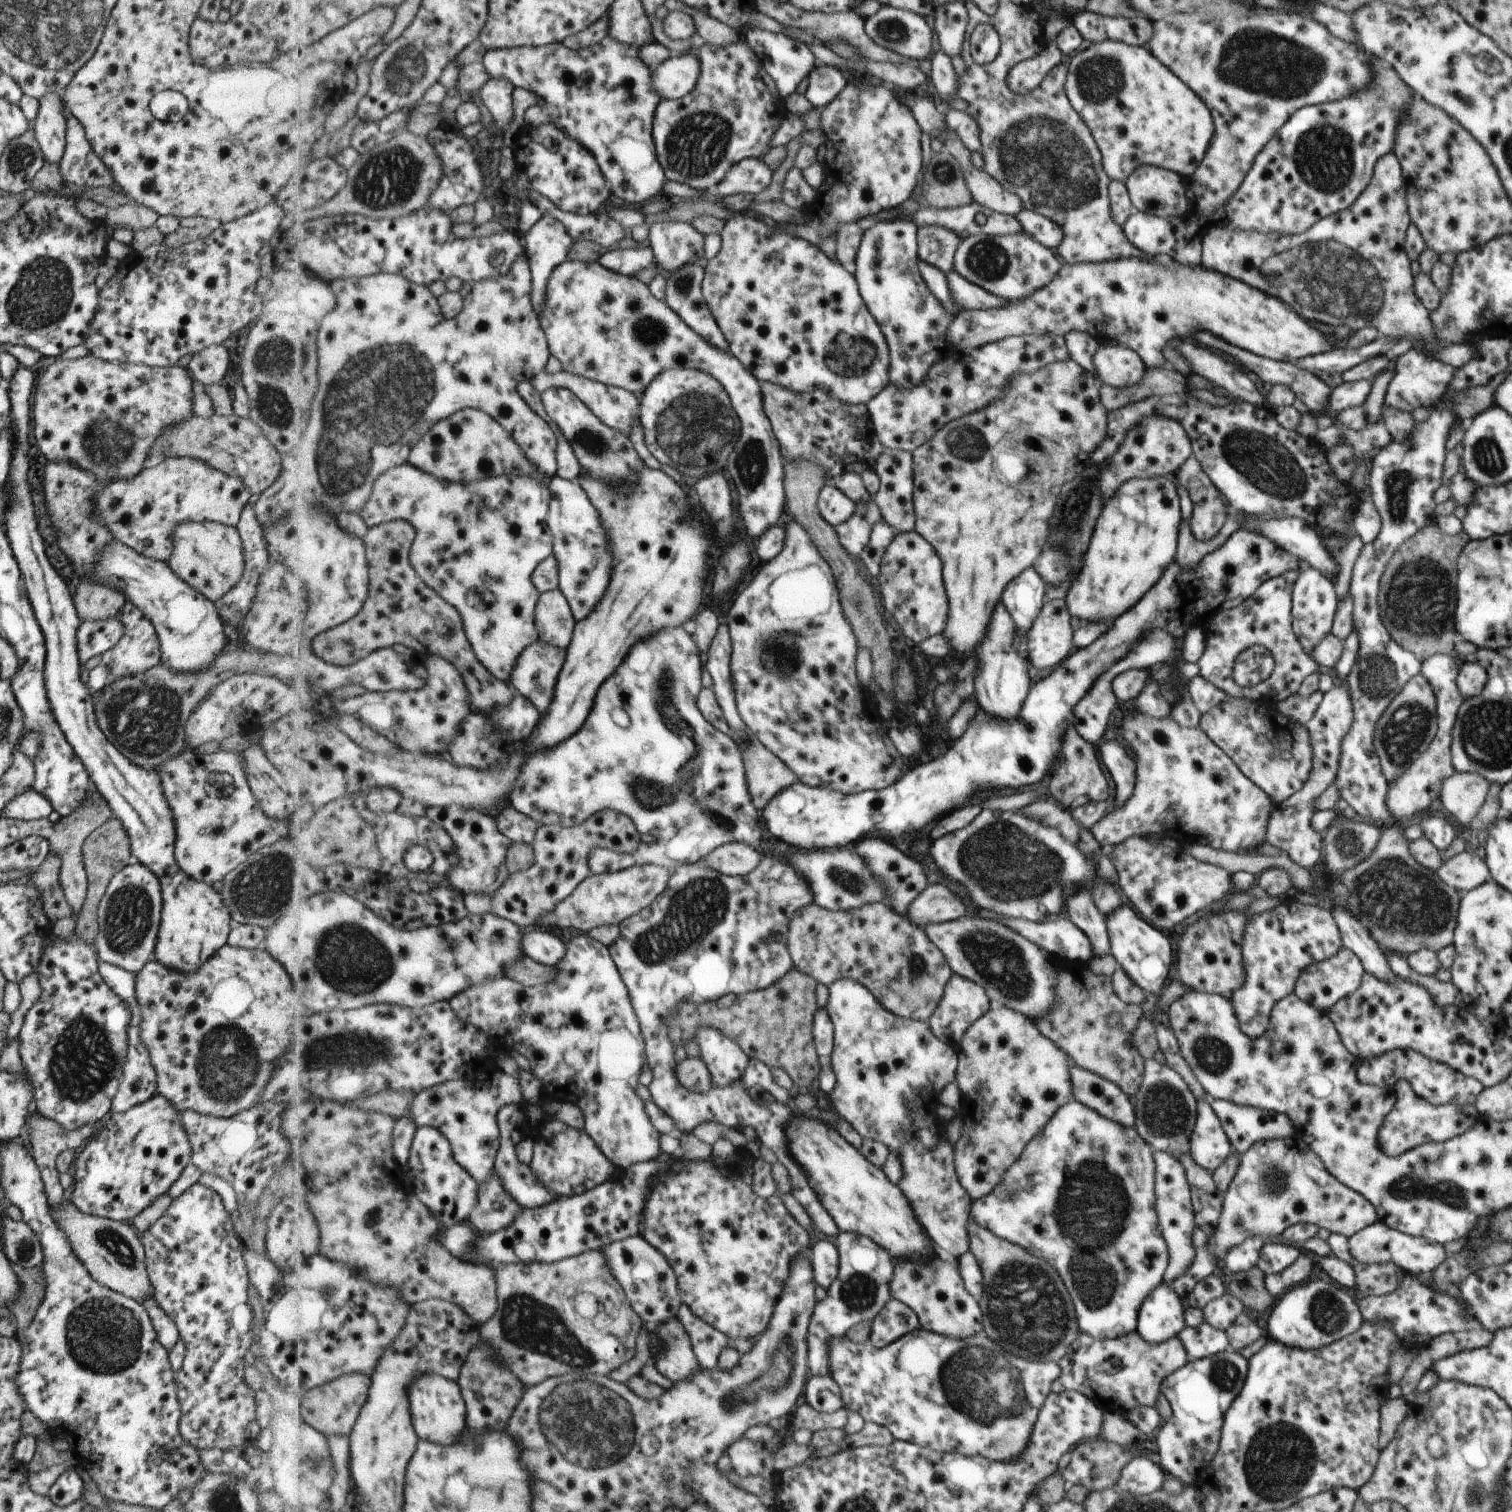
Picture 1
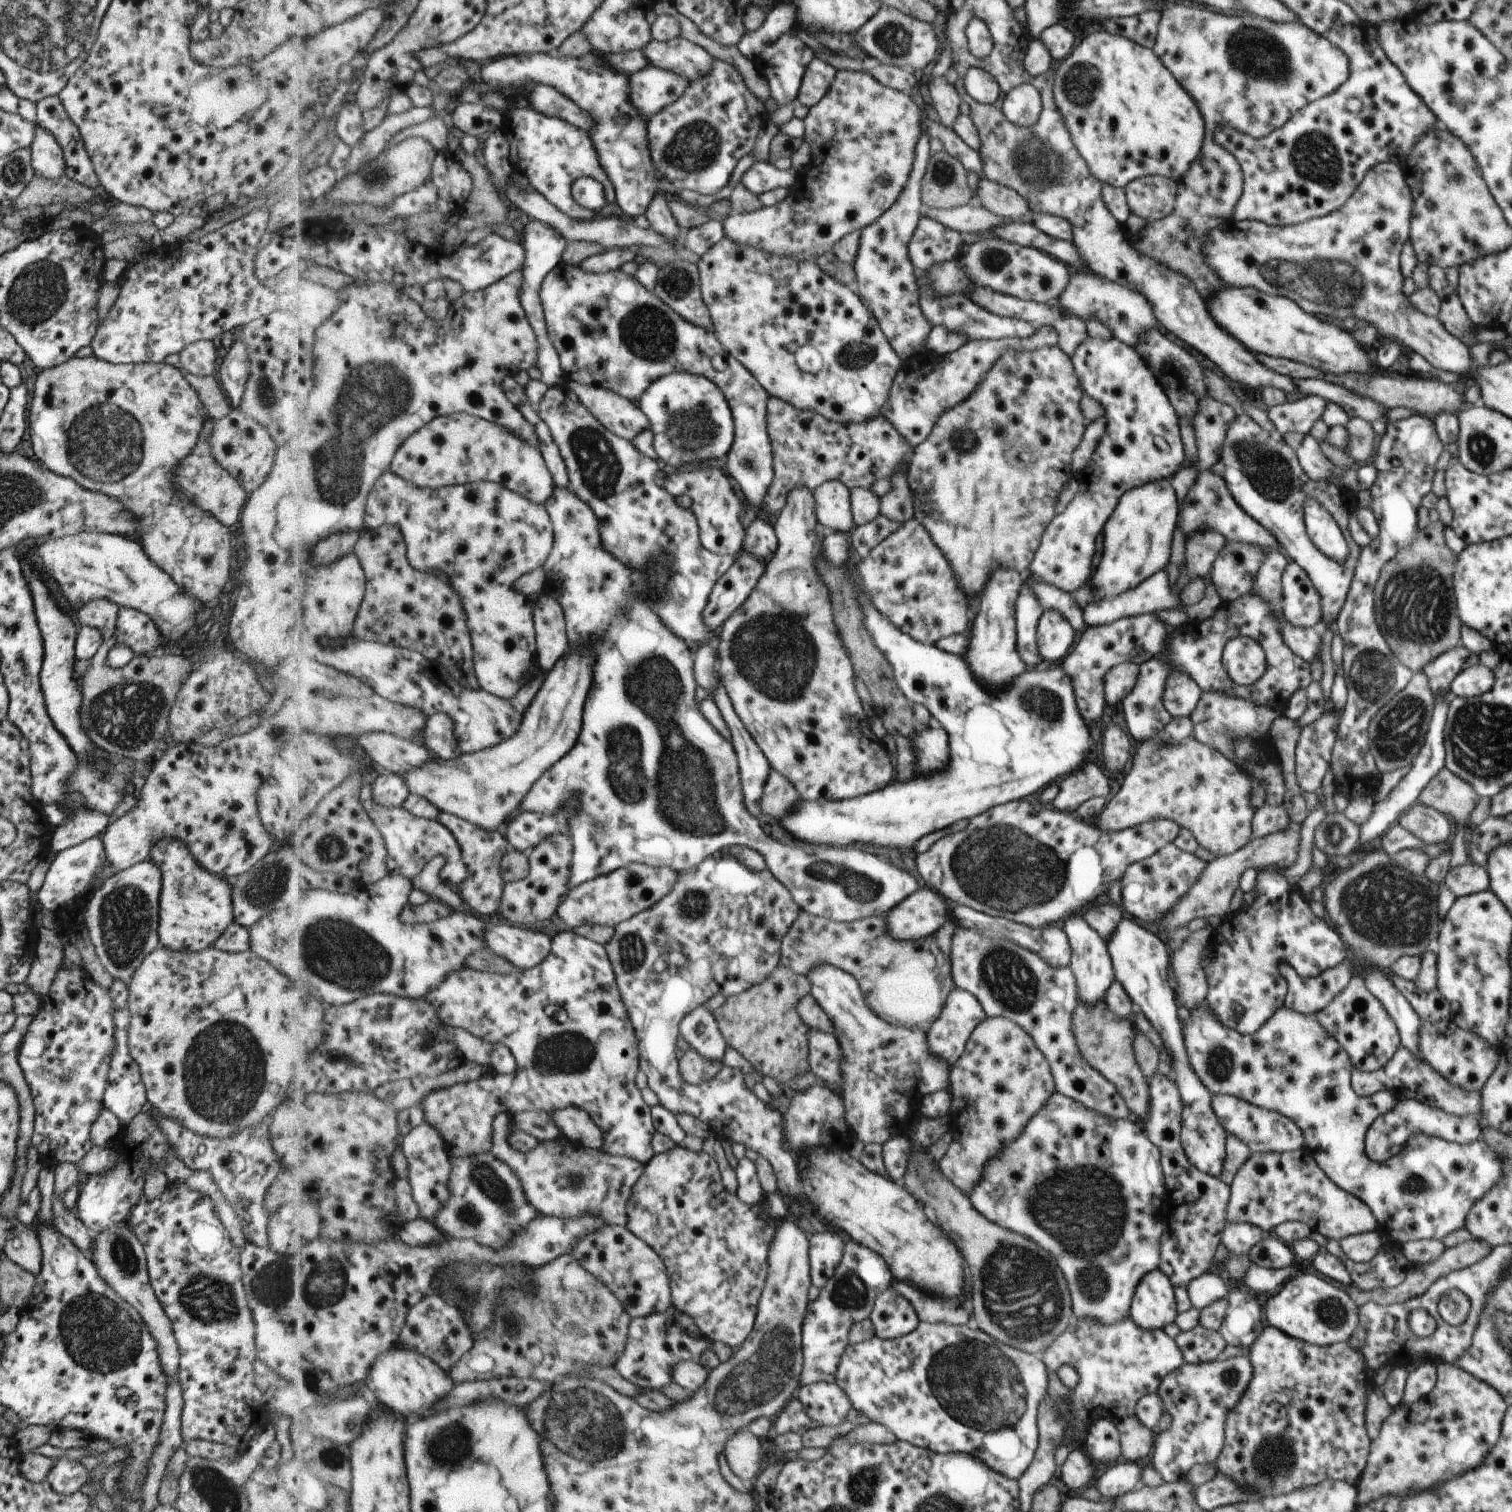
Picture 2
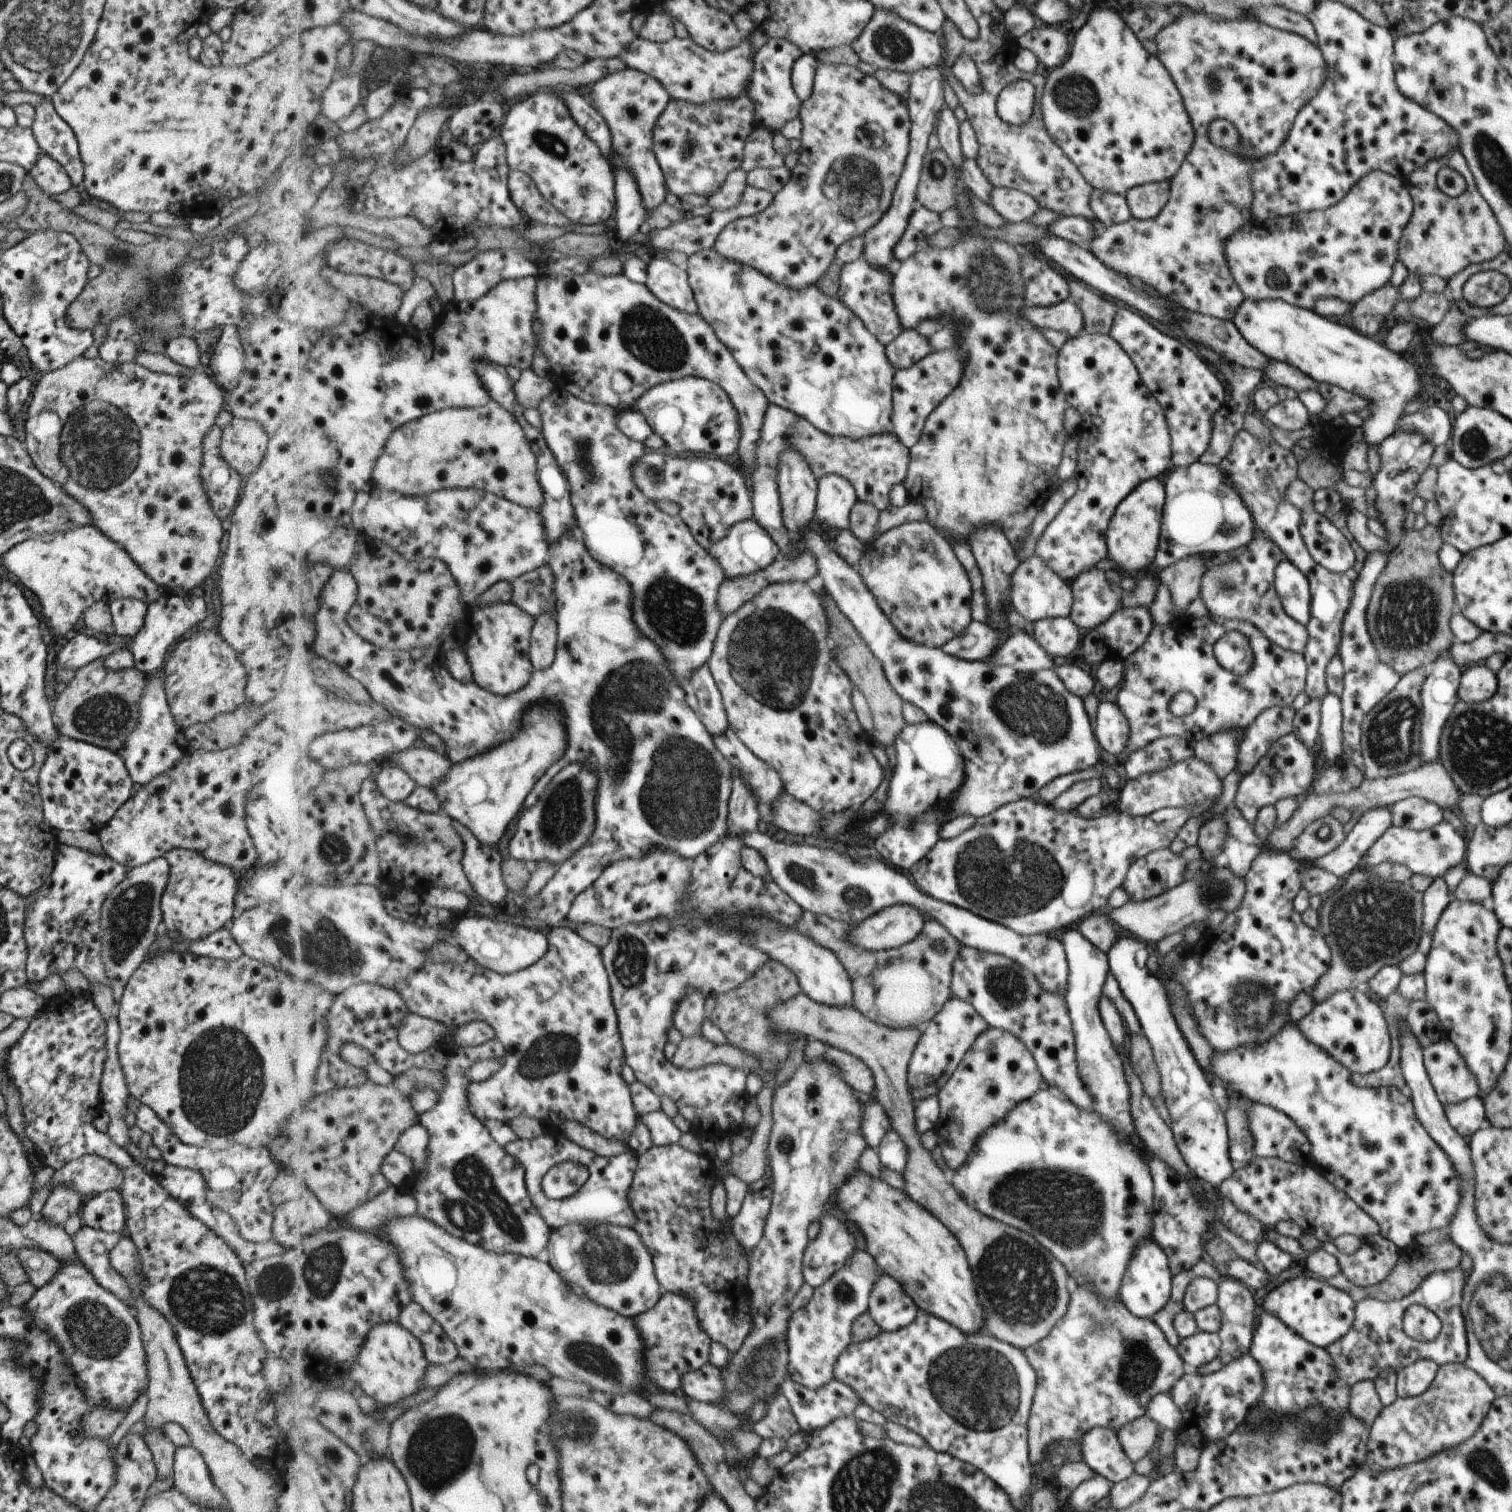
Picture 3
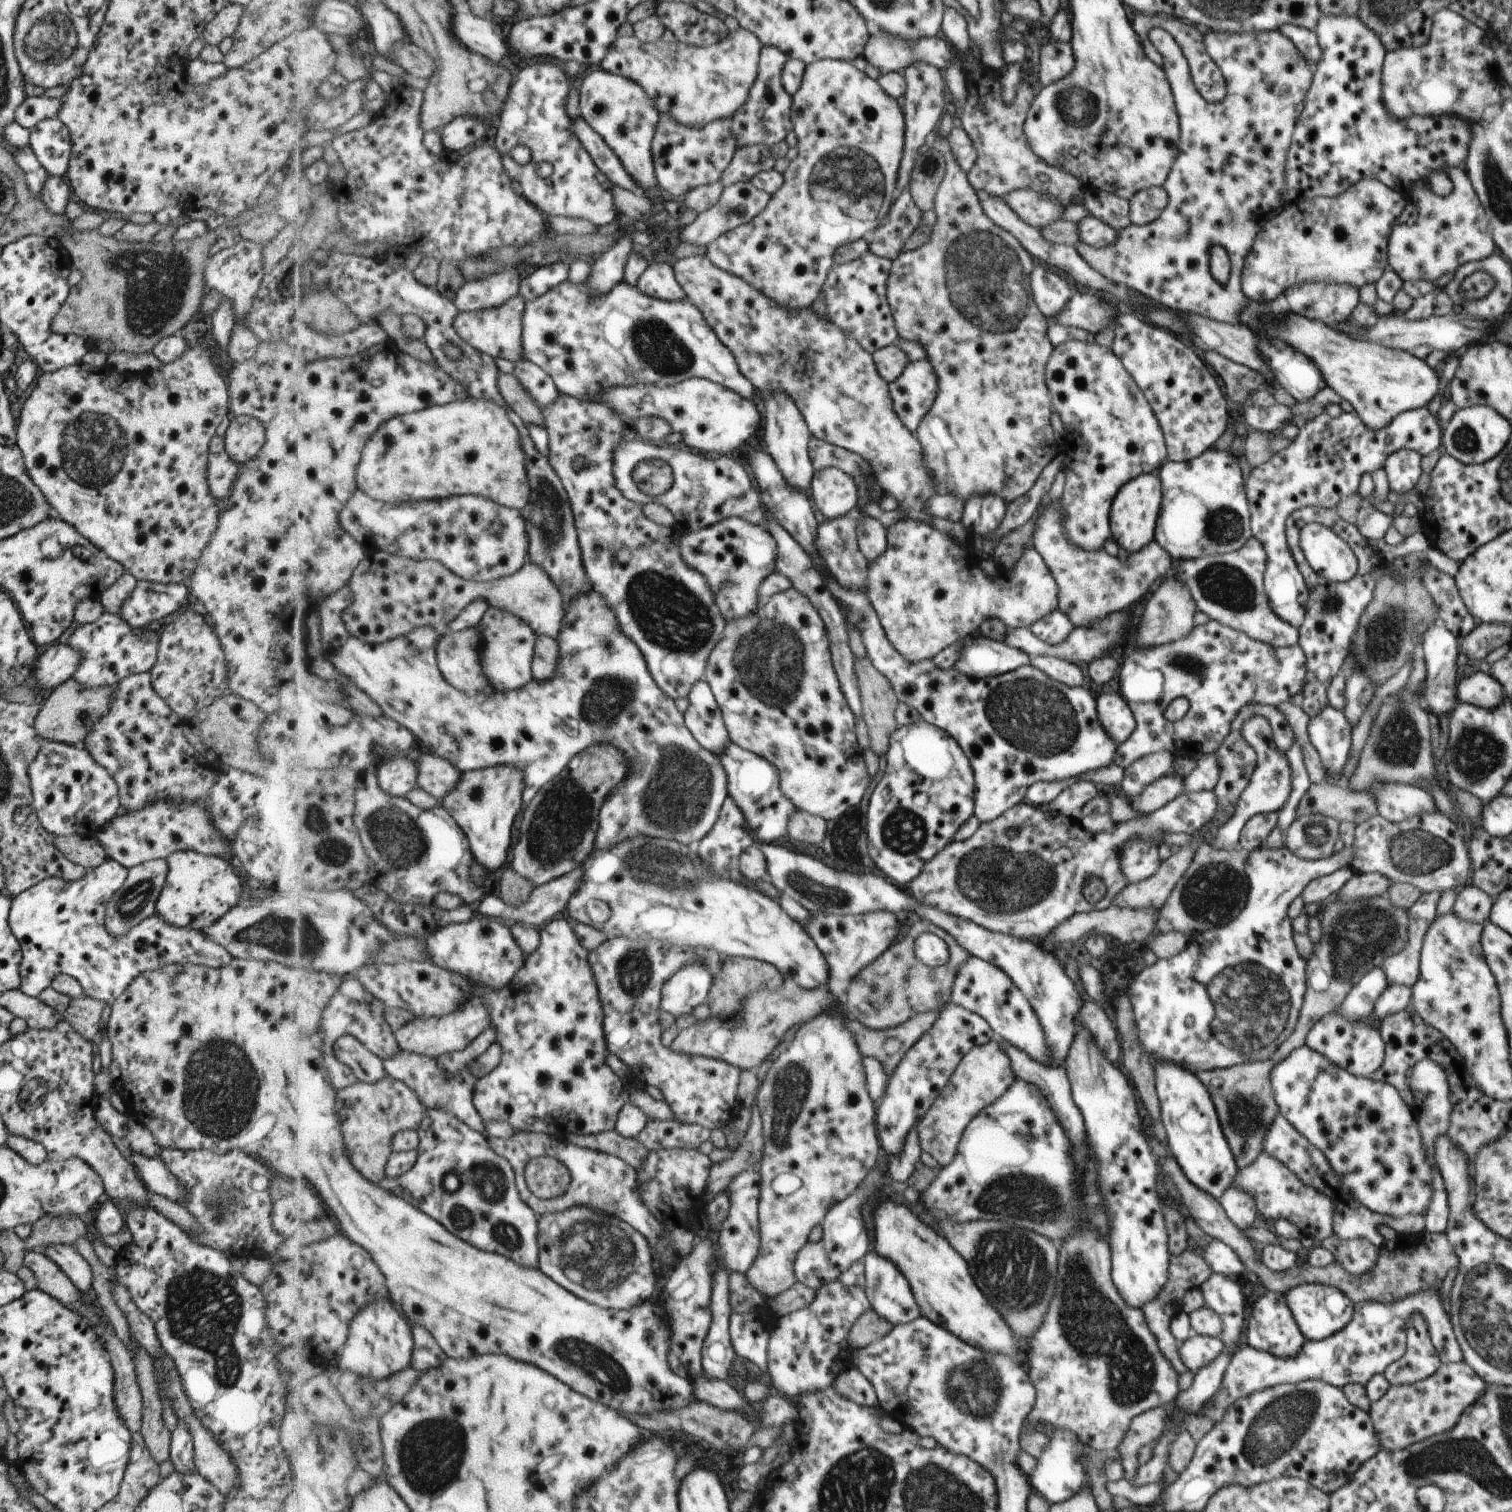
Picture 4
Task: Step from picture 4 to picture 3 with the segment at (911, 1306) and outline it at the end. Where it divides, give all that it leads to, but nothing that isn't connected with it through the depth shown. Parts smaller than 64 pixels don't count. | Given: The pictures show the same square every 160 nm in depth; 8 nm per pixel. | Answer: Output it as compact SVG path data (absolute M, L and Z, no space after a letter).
M883 1273L870 1296L869 1312L883 1331L900 1331L915 1322L920 1308L904 1286Z

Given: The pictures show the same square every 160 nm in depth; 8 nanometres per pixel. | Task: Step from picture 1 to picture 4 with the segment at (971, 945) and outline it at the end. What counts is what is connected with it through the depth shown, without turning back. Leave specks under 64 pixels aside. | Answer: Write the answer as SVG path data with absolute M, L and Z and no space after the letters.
M969 956L969 959L958 970L956 983L952 990L951 1002L961 1005L969 1012L977 1013L992 1027L995 1038L1024 1052L1029 1058L1046 1067L1061 1067L1063 1062L1056 1060L1050 1044L1045 1038L1035 1010L1024 993L1016 987L1008 973L1003 972L989 961Z

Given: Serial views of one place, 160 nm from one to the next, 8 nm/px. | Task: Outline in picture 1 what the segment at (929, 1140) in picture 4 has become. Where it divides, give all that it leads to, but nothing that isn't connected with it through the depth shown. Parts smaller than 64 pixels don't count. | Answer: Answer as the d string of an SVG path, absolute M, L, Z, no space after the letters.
M998 1005L992 1006L972 1022L961 1035L959 1044L955 1045L959 1051L956 1081L963 1098L958 1111L963 1124L961 1136L956 1142L955 1164L958 1180L974 1201L988 1195L996 1187L1004 1172L1020 1158L1024 1148L1035 1135L1040 1134L1056 1110L1071 1100L1070 1069L1073 1062L1039 1031L1035 1021L1012 1008Z

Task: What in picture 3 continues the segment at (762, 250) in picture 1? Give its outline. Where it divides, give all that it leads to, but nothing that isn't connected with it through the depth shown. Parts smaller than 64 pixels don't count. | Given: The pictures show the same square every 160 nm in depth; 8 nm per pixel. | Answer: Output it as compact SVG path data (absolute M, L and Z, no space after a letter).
M716 248L707 249L688 257L689 282L695 298L697 299L700 312L705 320L708 321L714 329L716 335L728 346L736 357L737 362L748 373L749 378L768 396L771 403L781 405L783 408L796 412L800 417L806 418L812 422L817 428L830 435L839 435L842 437L851 437L859 440L868 438L871 435L878 435L885 431L893 431L892 416L894 413L894 391L895 376L897 369L888 357L886 346L878 339L877 335L871 332L870 328L849 308L839 297L827 296L817 286L805 287L803 291L791 288L786 284L777 282L768 274L757 270L756 268L729 260L722 255Z

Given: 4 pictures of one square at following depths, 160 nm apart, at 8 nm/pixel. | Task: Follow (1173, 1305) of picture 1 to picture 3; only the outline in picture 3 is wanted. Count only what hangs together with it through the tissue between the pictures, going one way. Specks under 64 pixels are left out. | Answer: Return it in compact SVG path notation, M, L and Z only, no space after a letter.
M1150 1236L1140 1244L1140 1247L1136 1248L1135 1255L1128 1264L1128 1270L1124 1272L1119 1290L1119 1301L1133 1316L1151 1320L1156 1312L1167 1306L1168 1300L1171 1298L1171 1280L1169 1260Z

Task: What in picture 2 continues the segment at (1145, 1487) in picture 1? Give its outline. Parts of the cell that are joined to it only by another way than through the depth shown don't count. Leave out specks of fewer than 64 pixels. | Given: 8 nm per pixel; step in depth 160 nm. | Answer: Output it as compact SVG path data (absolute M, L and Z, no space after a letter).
M1119 1461L1111 1465L1094 1482L1103 1500L1113 1500L1116 1496L1128 1493L1141 1486L1142 1464L1135 1461Z

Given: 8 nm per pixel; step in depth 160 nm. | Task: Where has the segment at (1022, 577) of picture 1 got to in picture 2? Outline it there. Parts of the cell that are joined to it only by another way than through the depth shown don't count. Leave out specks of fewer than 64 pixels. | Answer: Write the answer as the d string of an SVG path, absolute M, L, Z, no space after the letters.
M1025 583L1016 600L1016 625L1017 652L1027 668L1042 665L1036 649L1036 626L1043 611L1030 586Z

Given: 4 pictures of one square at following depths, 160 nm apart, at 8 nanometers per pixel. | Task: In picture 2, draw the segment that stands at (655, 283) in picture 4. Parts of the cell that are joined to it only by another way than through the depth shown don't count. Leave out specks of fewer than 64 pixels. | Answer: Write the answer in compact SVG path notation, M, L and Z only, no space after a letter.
M680 260L662 266L655 293L685 320L714 332L714 322L702 295L698 263Z

